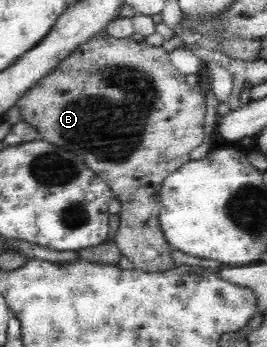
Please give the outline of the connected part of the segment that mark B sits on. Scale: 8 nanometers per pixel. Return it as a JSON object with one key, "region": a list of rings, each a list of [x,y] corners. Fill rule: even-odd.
{"region":[[[103,27],[96,31],[91,37],[82,42],[80,46],[74,48],[69,52],[66,58],[61,59],[48,75],[45,75],[38,83],[34,84],[17,100],[20,108],[21,119],[24,122],[29,122],[30,126],[34,127],[37,131],[38,138],[50,142],[52,145],[59,146],[61,149],[69,150],[77,154],[85,163],[88,168],[104,179],[114,192],[115,197],[120,204],[122,210],[118,212],[120,217],[120,224],[118,230],[115,232],[114,241],[121,250],[123,256],[126,256],[133,262],[133,265],[142,268],[146,271],[162,271],[166,268],[176,266],[170,258],[170,243],[163,235],[160,228],[159,212],[161,206],[160,194],[164,179],[172,174],[172,171],[178,170],[180,166],[189,161],[188,155],[194,148],[200,146],[204,142],[204,116],[206,114],[206,98],[201,94],[199,85],[188,85],[186,78],[182,75],[176,67],[171,64],[169,53],[162,49],[162,47],[155,47],[146,40],[138,42],[130,37],[128,38],[114,38],[108,34]]]}

